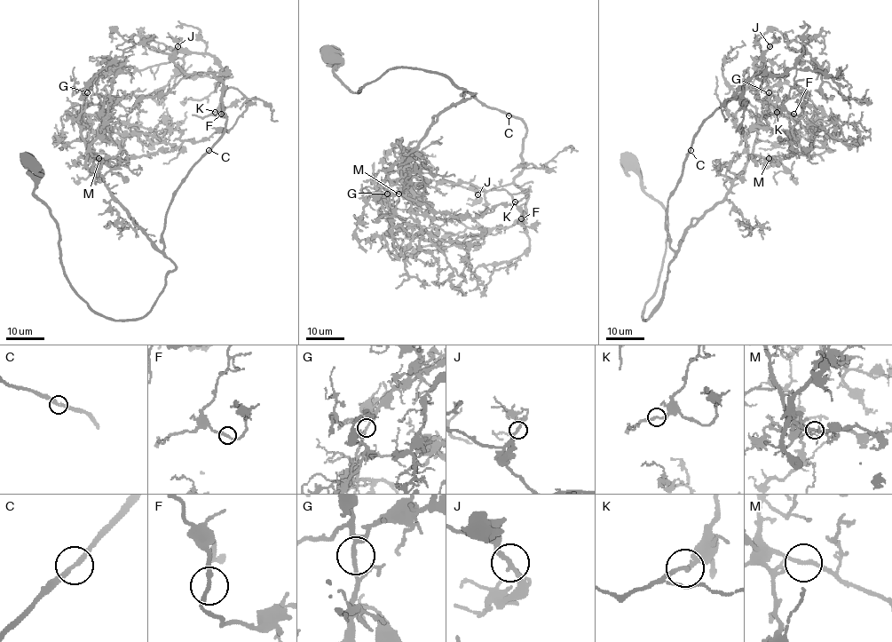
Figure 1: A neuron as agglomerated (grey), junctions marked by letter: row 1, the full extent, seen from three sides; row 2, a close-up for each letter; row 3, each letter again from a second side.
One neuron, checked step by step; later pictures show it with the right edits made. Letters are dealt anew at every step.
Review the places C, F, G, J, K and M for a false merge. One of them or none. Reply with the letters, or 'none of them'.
none of them

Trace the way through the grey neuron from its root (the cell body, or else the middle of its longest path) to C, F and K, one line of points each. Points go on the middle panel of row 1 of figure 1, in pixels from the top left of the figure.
C: (330, 53), (335, 75), (354, 93), (391, 67), (424, 68), (475, 93), (464, 99), (470, 91), (509, 114)
F: (330, 53), (354, 93), (391, 67), (424, 68), (475, 93), (464, 99), (470, 91), (519, 118), (521, 218)
K: (330, 53), (354, 93), (391, 67), (424, 68), (519, 118), (523, 222), (515, 202)

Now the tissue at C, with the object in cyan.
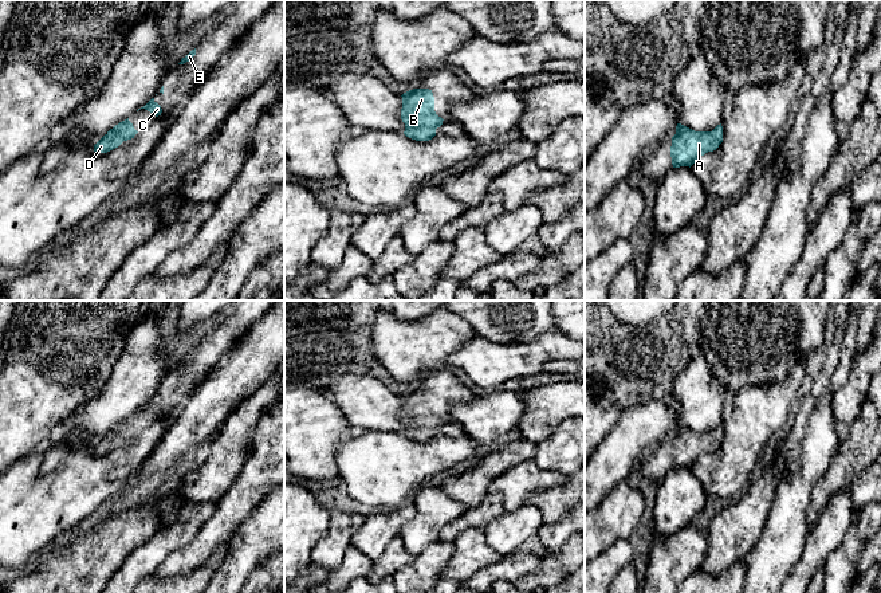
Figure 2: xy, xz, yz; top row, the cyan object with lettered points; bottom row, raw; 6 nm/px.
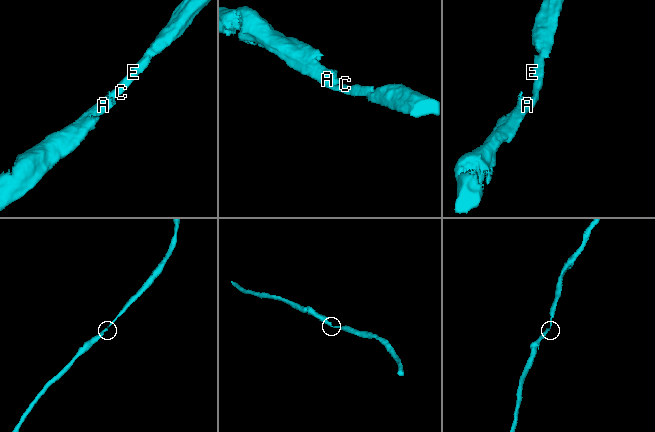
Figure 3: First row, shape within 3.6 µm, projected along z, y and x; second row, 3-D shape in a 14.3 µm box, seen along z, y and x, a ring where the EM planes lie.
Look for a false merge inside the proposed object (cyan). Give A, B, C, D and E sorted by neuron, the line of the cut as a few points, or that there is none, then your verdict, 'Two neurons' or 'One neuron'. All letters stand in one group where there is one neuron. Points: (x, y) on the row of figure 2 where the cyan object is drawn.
Groups: A B C D E. No split. One neuron

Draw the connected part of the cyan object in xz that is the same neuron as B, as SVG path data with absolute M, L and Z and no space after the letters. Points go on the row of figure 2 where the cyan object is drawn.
M413 89L402 95L401 119L405 123L404 134L416 141L429 141L443 118L434 111L434 97L429 89Z

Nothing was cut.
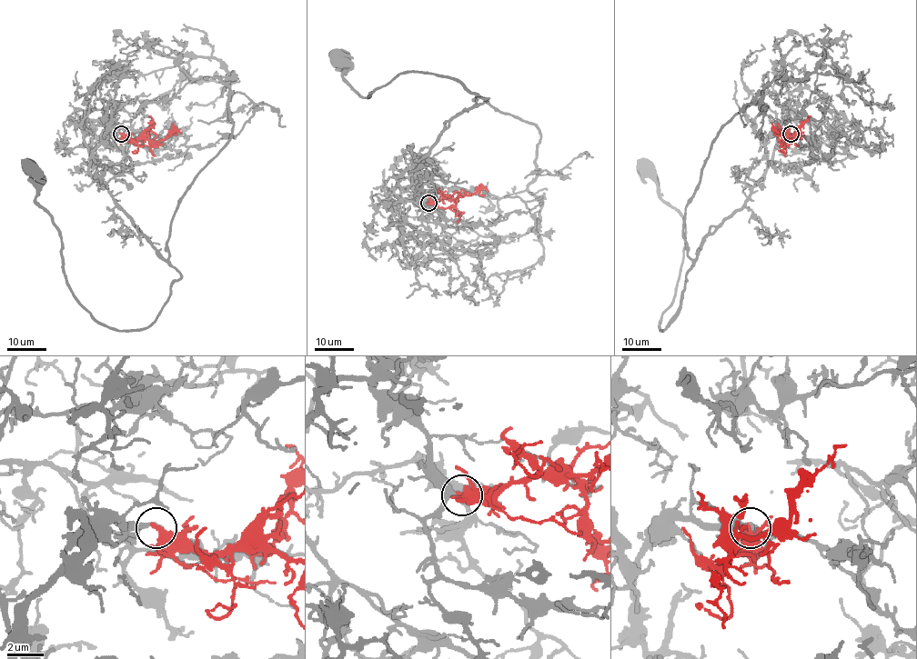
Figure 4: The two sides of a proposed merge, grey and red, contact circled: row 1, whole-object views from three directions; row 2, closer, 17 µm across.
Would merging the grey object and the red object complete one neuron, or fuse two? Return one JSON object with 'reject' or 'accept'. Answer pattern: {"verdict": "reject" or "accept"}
{"verdict": "accept"}

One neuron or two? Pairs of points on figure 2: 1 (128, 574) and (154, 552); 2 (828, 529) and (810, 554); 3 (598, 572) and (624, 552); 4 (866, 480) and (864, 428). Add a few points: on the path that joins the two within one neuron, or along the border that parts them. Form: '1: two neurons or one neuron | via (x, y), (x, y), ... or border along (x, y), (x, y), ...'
1: one neuron | via (134, 569), (148, 557)
2: one neuron | via (828, 535), (817, 548)
3: one neuron | via (605, 566), (617, 556)
4: two neurons | border along (866, 466), (850, 486)

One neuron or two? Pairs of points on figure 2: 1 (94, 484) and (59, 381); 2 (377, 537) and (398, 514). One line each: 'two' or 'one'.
1: two
2: one

